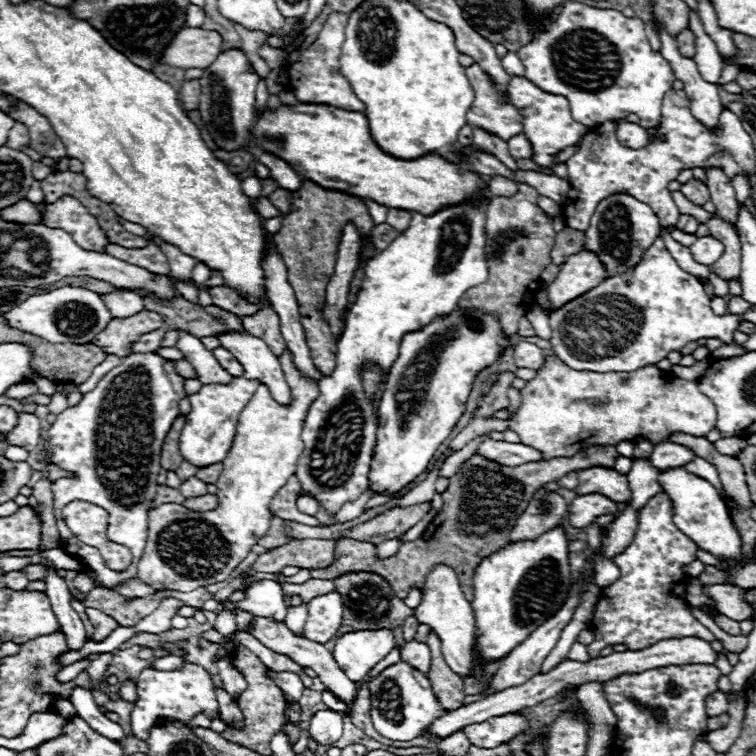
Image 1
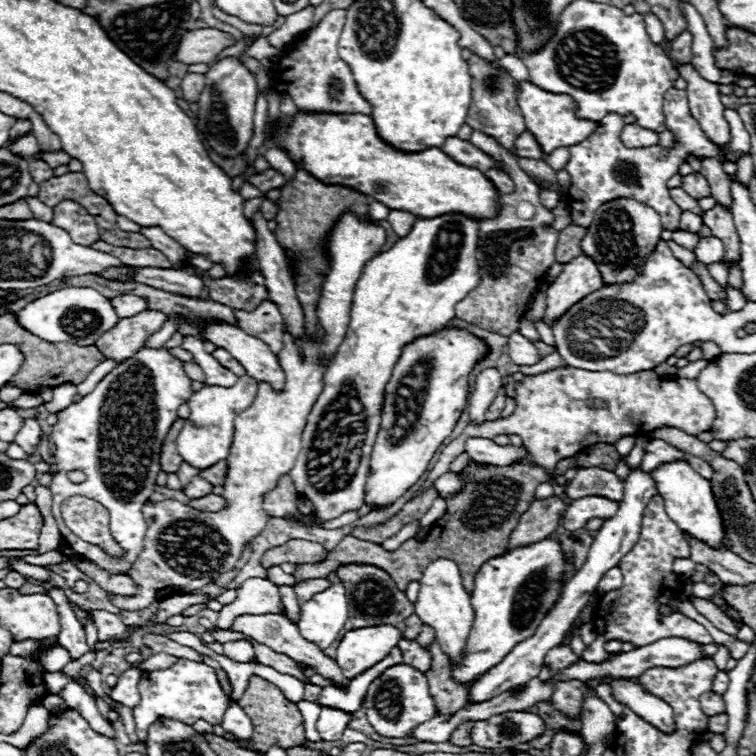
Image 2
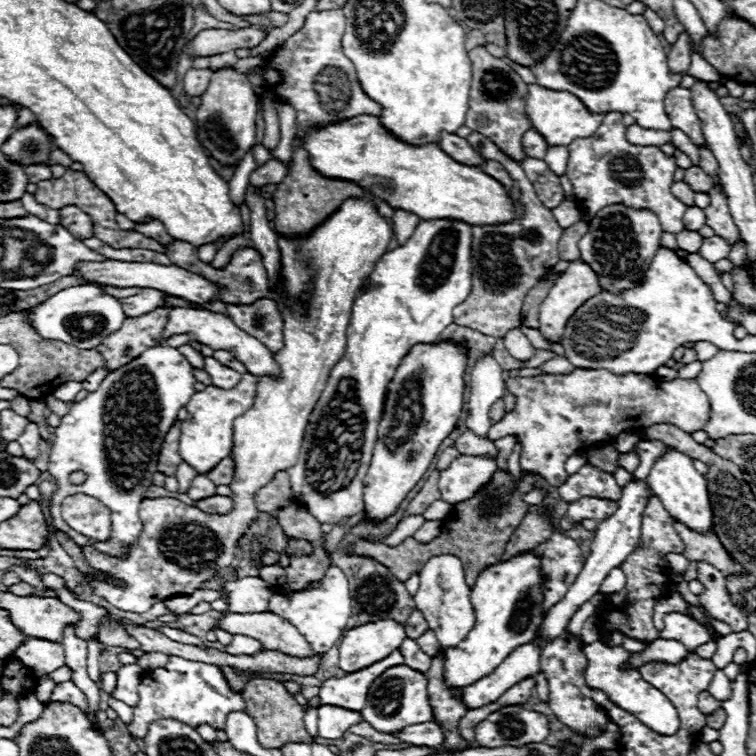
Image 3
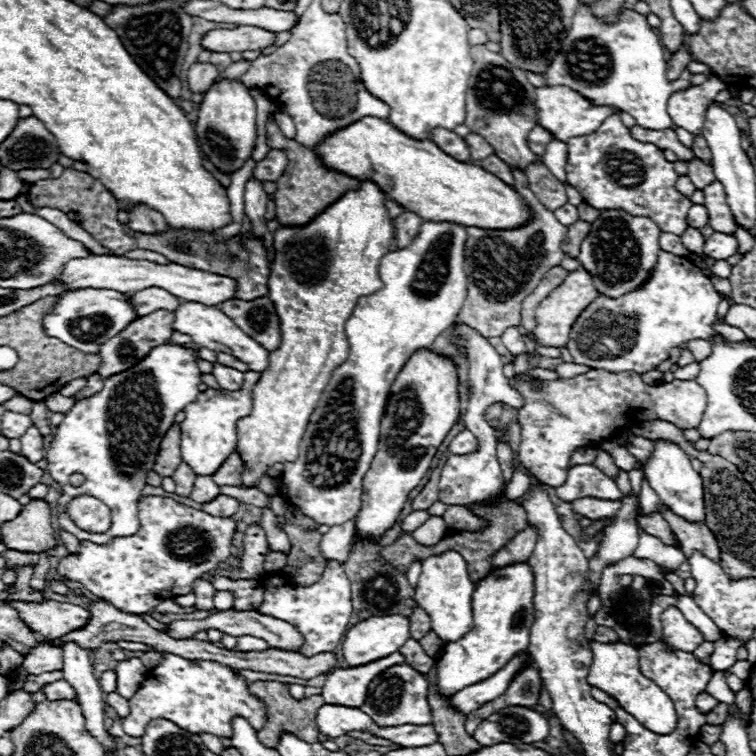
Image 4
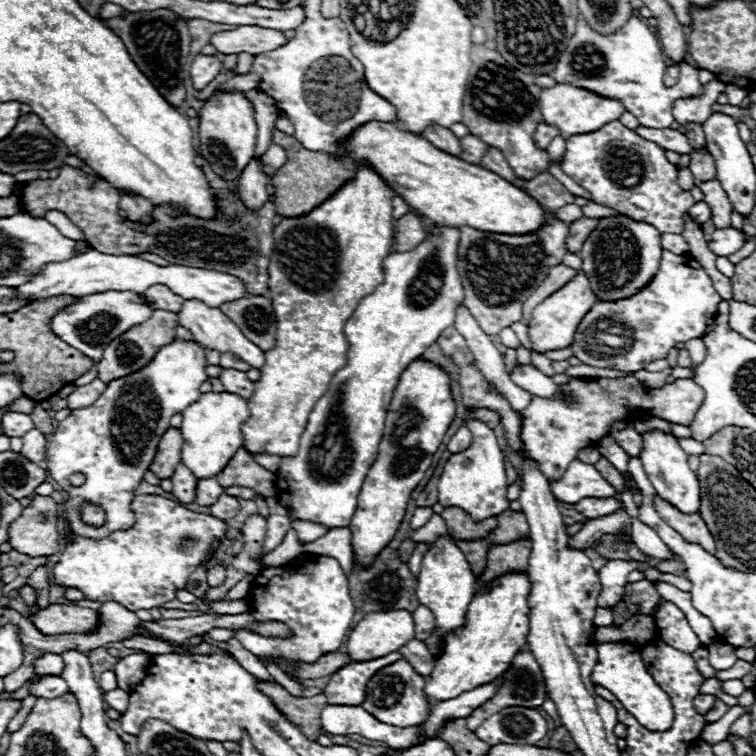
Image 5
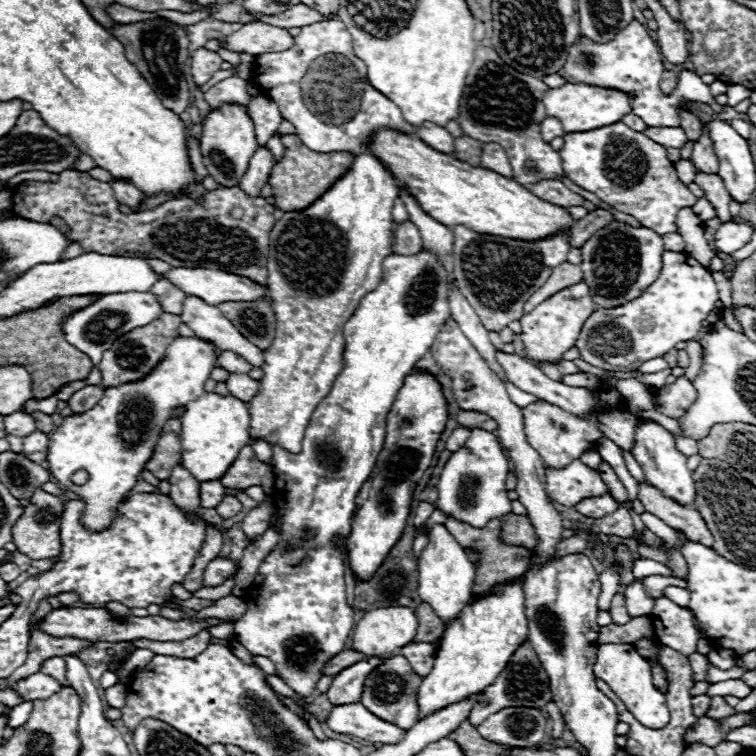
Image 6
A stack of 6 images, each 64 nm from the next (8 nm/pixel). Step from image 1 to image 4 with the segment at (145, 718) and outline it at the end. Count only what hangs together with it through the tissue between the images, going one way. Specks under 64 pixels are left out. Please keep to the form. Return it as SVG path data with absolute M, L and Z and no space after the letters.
M162 654L160 664L148 672L144 684L140 684L136 696L132 698L130 714L122 720L122 726L128 736L142 736L150 720L166 718L194 734L210 732L230 738L230 720L234 716L244 716L256 730L264 726L262 702L248 694L246 682L236 676L232 668L218 662L186 660L176 654Z

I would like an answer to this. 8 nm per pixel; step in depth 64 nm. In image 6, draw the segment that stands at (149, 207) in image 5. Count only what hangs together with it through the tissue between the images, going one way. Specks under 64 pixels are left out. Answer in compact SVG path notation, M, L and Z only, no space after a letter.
M114 180L112 182L114 188L114 196L122 206L130 206L132 212L136 212L144 200L144 194L132 184L132 182L124 182L124 180Z

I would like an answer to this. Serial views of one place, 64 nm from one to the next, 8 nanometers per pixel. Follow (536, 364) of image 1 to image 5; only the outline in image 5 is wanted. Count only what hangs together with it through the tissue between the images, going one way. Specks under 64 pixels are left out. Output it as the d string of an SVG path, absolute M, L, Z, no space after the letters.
M504 328L500 332L500 340L502 340L502 344L506 348L514 348L516 350L520 346L520 340L518 340L518 336L516 336L516 332L512 328Z

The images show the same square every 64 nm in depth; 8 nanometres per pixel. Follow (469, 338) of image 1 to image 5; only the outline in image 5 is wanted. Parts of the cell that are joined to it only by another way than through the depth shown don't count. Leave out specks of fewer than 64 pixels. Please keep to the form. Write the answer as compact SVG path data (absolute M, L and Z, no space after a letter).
M422 358L408 364L396 384L396 392L384 422L380 452L368 470L368 476L364 478L362 492L358 496L360 506L350 522L352 550L358 562L370 564L372 558L392 540L406 514L410 494L430 468L432 456L438 450L454 416L456 402L450 394L448 372Z

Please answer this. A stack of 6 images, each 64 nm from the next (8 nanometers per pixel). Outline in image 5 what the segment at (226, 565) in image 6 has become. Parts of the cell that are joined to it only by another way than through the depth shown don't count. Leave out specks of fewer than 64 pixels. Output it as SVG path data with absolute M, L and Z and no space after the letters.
M216 566L216 568L208 570L208 584L210 586L222 586L224 580L226 580L226 570L222 566Z

